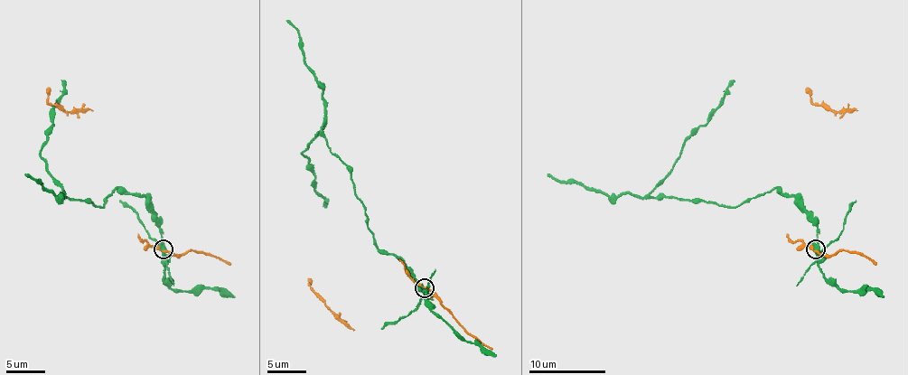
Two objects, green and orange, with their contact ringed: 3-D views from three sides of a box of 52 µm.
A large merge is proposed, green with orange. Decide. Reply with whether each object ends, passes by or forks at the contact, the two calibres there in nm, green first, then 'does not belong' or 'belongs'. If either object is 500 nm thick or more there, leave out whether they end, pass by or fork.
green forks there; orange passes by; 360 nm thick on the green side, 170 nm on the other; does not belong

